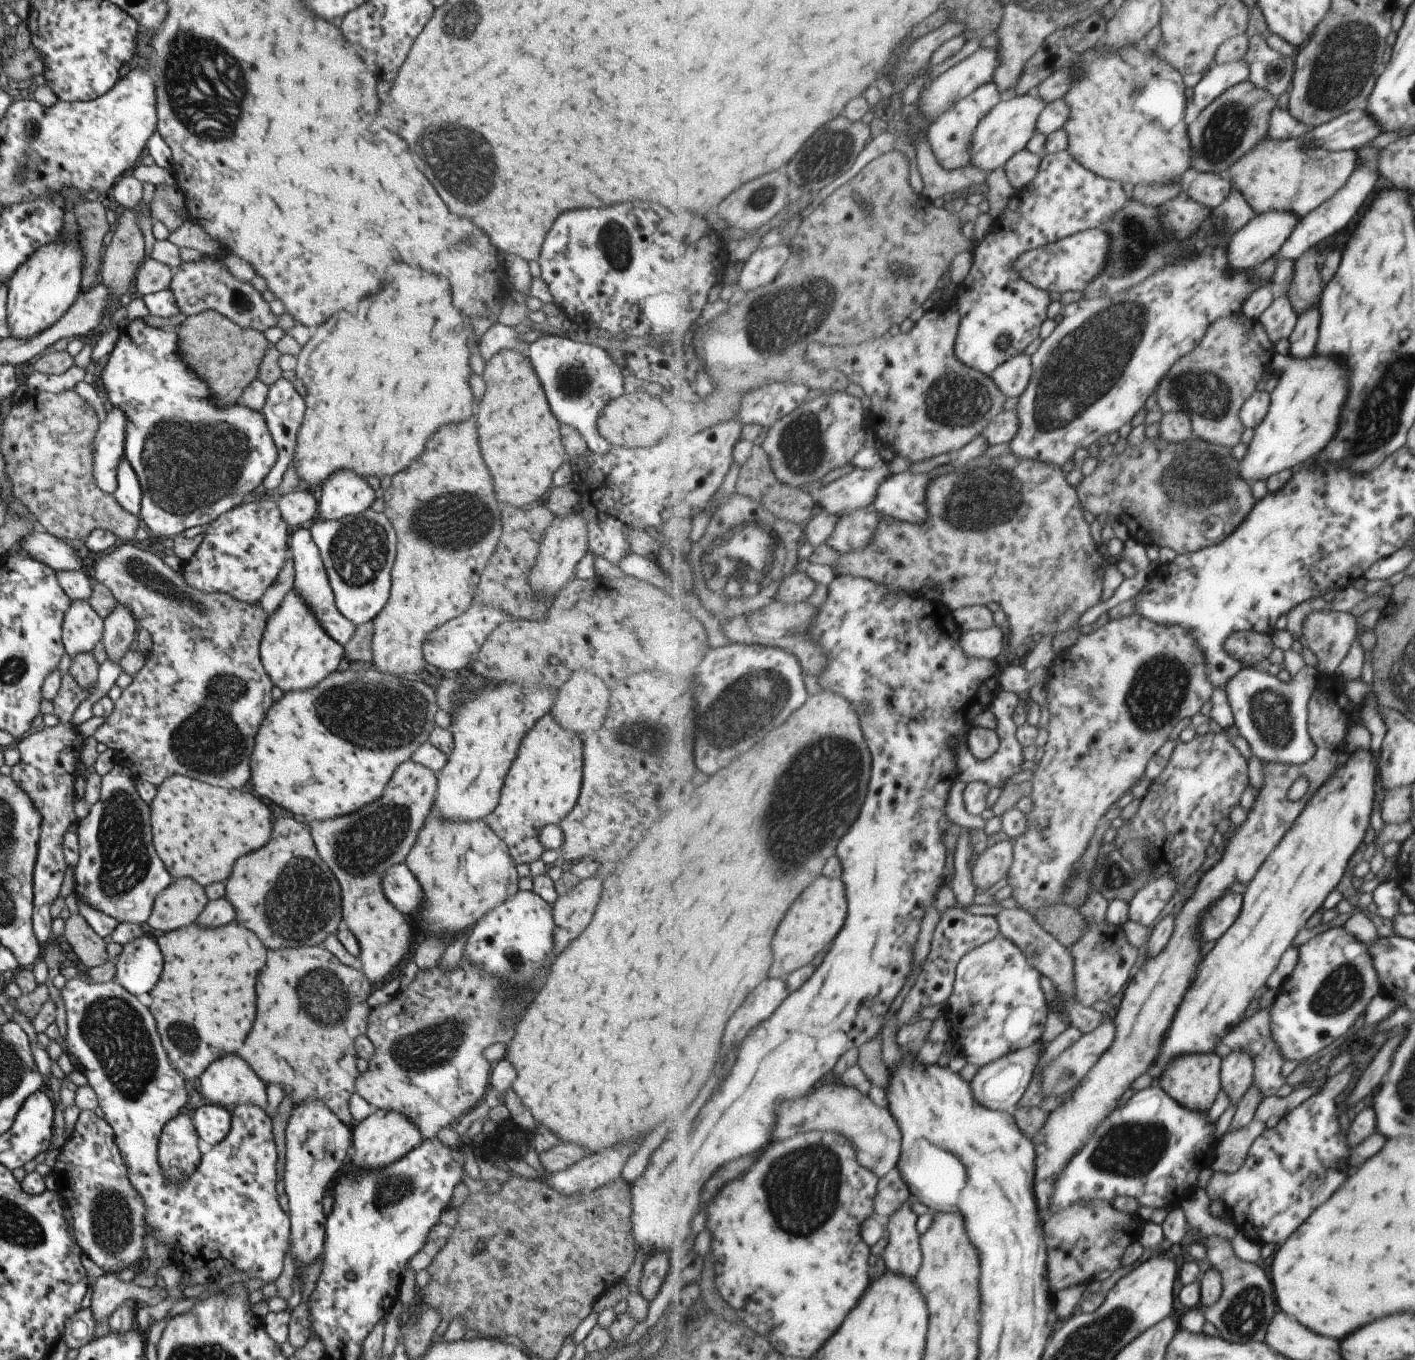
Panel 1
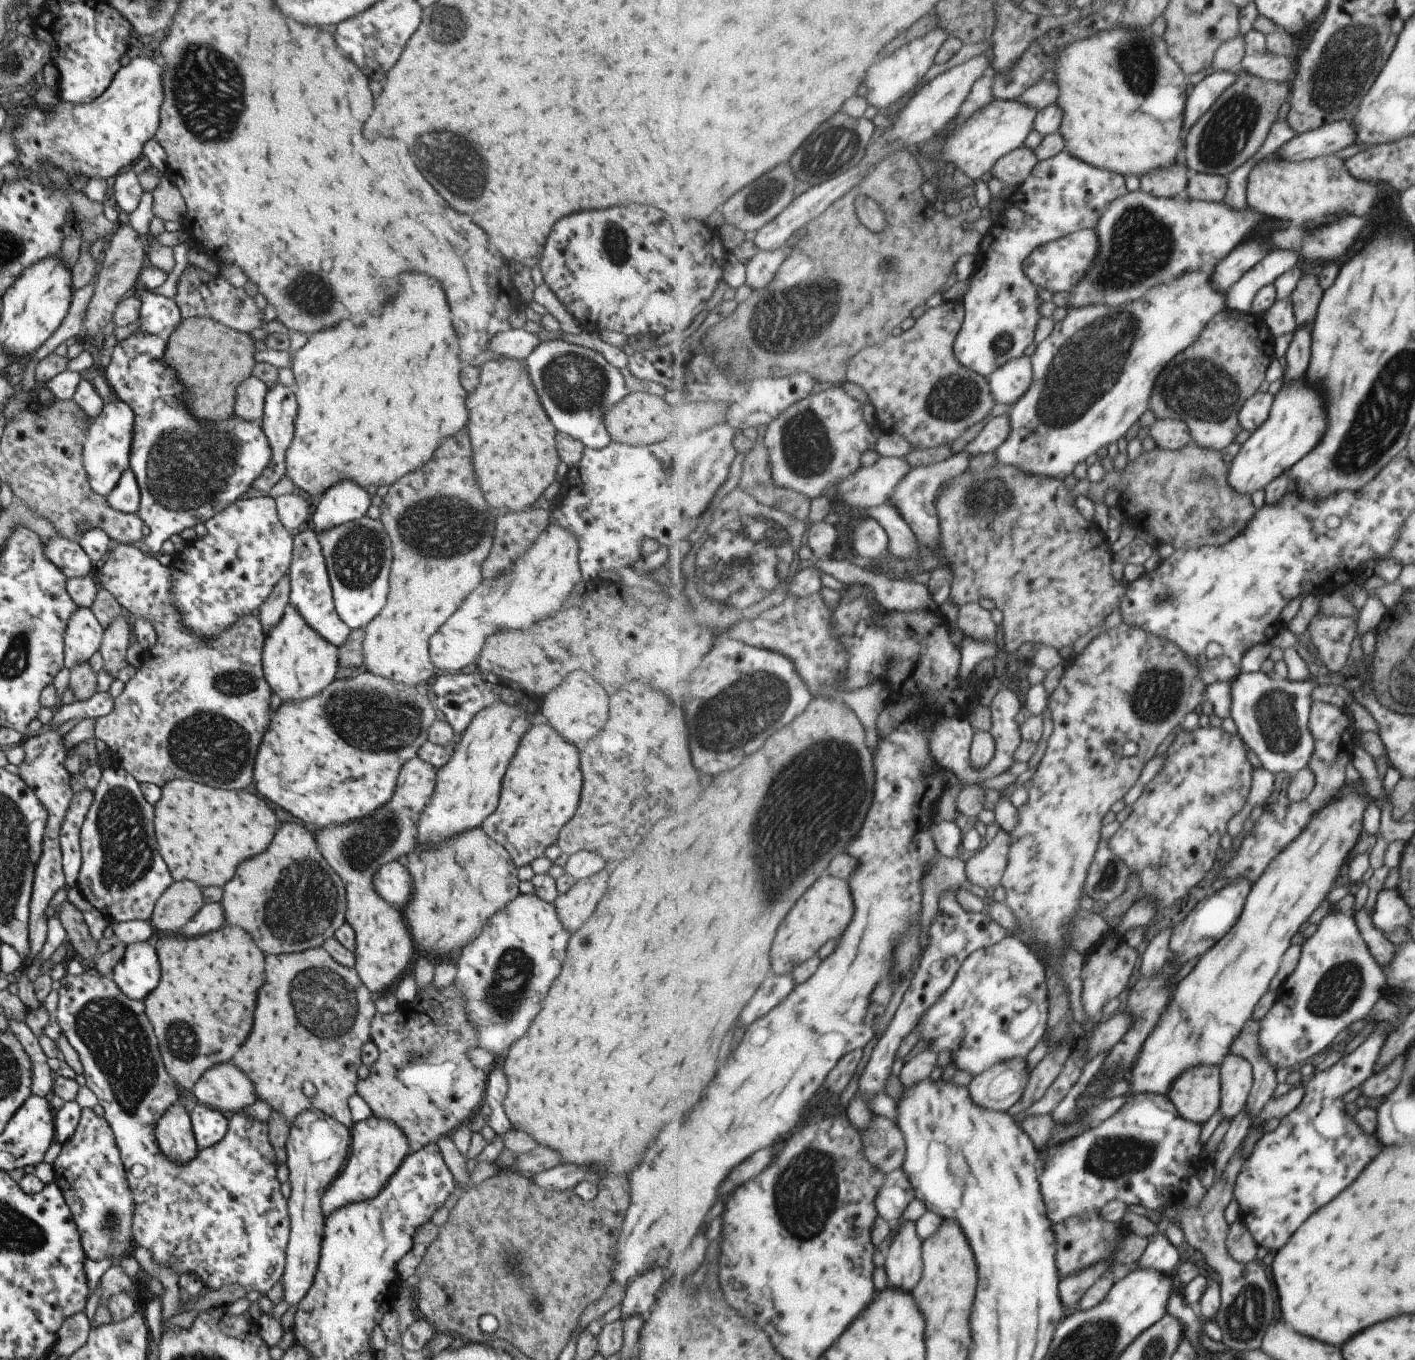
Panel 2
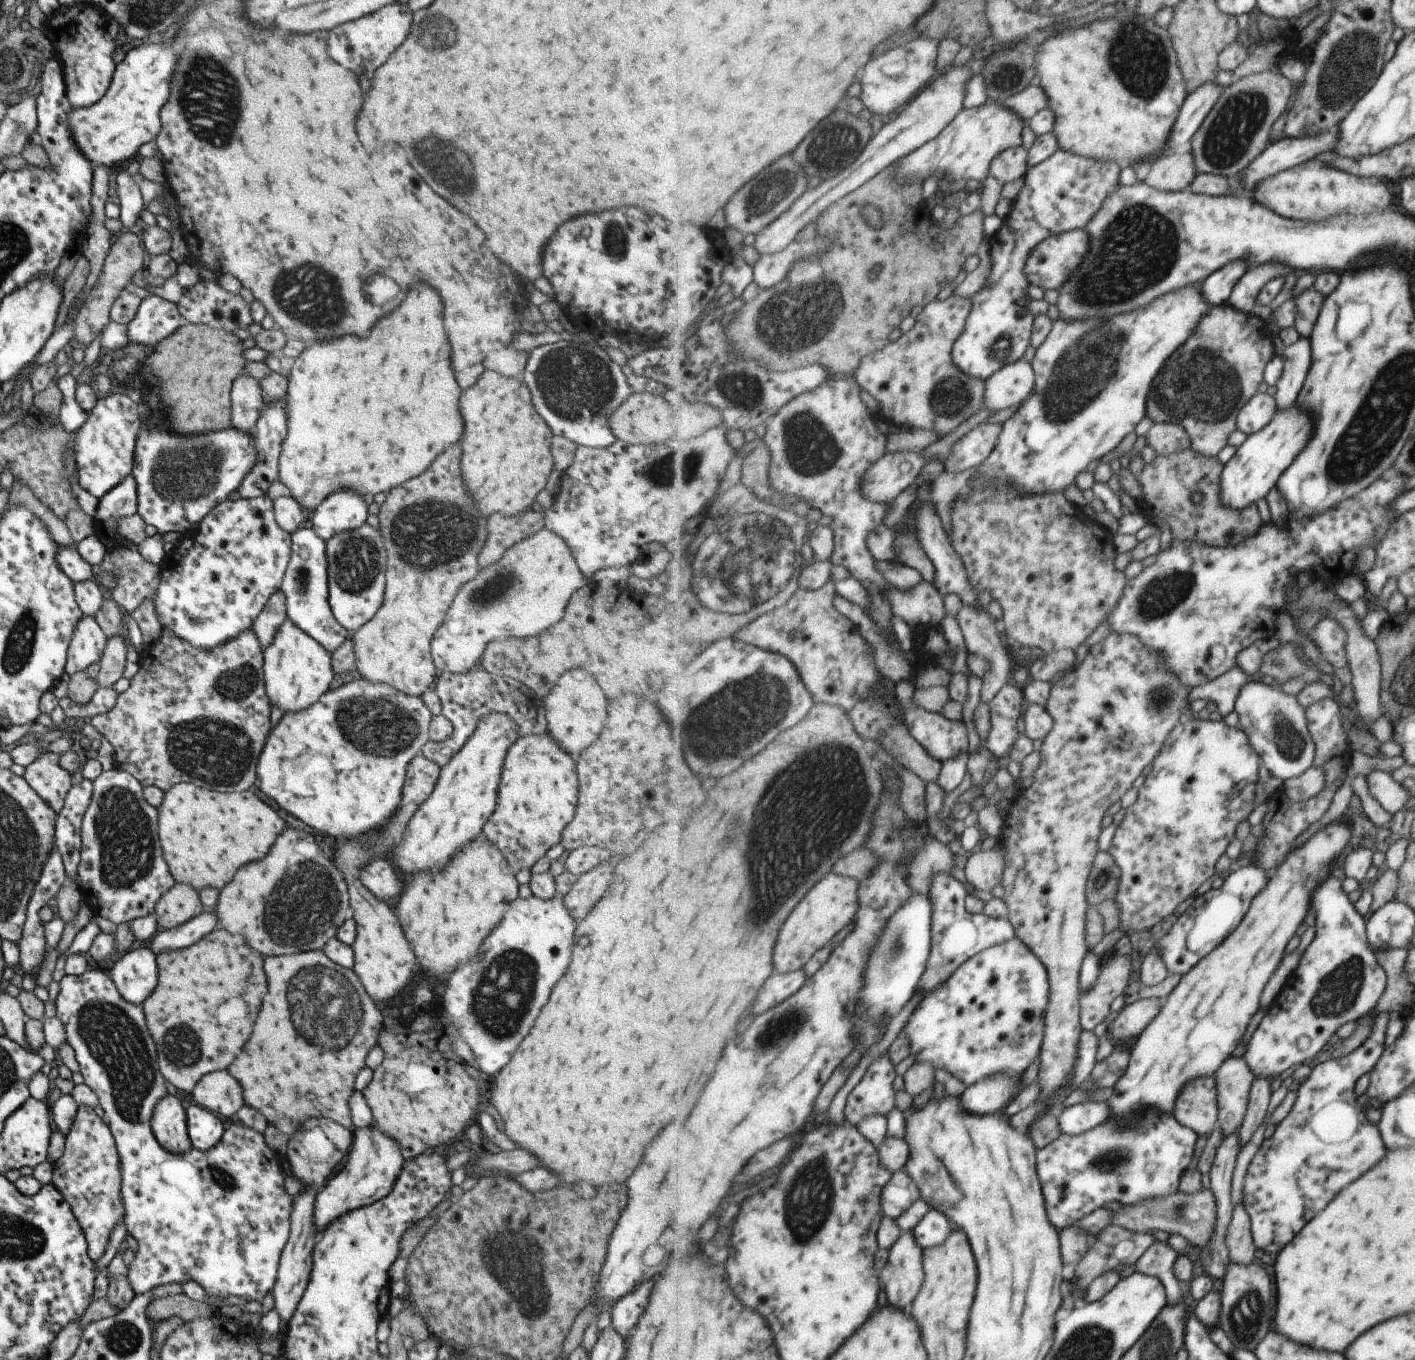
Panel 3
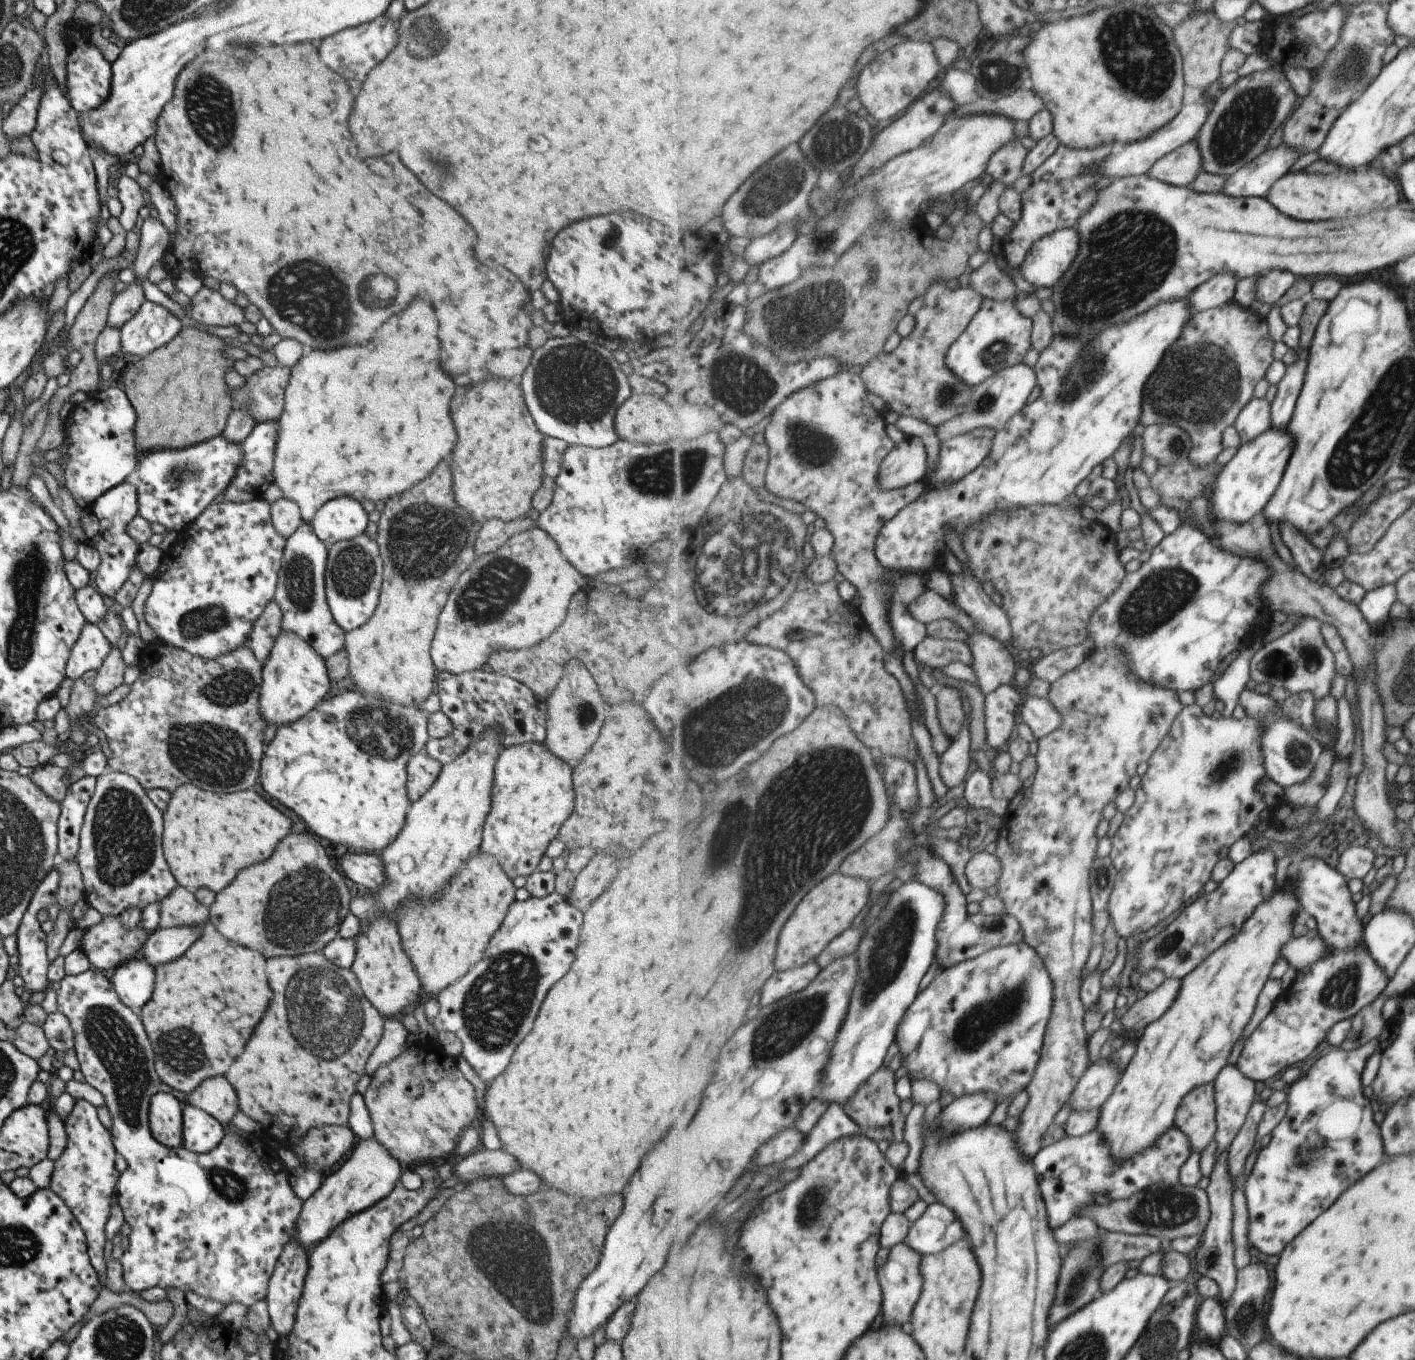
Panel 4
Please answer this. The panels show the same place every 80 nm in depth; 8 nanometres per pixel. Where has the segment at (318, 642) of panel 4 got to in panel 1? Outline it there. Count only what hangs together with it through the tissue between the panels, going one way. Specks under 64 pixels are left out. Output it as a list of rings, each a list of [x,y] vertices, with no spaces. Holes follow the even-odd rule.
[[[301,527],[289,534],[289,536],[288,550],[290,551],[292,567],[294,568],[292,589],[306,602],[314,617],[320,622],[324,632],[337,644],[344,647],[352,637],[355,626],[335,608],[332,590],[326,577],[326,570],[319,556],[318,548],[311,538],[309,527]]]

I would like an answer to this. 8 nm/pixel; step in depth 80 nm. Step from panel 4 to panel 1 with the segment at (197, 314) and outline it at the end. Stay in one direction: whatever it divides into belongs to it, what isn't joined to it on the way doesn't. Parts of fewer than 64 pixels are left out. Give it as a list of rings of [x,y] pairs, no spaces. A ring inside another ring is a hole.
[[[205,255],[197,261],[180,261],[172,271],[168,288],[174,294],[178,309],[187,317],[213,309],[242,327],[265,331],[275,326],[278,317],[269,311],[268,302],[263,300],[261,293],[249,281],[244,282],[231,275],[221,263],[220,256]]]

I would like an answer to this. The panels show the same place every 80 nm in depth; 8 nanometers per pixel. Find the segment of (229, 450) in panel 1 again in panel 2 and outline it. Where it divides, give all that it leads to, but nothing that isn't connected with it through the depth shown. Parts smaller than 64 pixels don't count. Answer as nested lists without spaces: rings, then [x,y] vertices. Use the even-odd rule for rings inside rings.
[[[133,331],[125,338],[122,338],[115,346],[109,351],[110,360],[107,366],[104,367],[105,380],[108,386],[113,390],[117,401],[125,403],[133,411],[133,428],[131,445],[128,448],[128,466],[132,470],[133,476],[136,478],[140,497],[138,500],[138,509],[135,511],[136,515],[143,521],[143,524],[149,528],[150,533],[145,538],[145,546],[151,552],[158,552],[161,543],[167,540],[171,534],[178,534],[183,528],[189,528],[199,523],[204,523],[208,518],[211,518],[215,513],[223,510],[232,502],[235,502],[245,490],[252,486],[252,482],[261,474],[261,471],[268,465],[269,459],[272,457],[272,450],[270,449],[268,440],[262,433],[260,424],[244,421],[237,415],[229,415],[227,418],[220,421],[198,421],[192,412],[183,404],[184,386],[176,379],[176,372],[173,367],[170,367],[164,361],[164,352],[166,341],[159,338],[157,335],[149,333],[142,333],[141,331]]]

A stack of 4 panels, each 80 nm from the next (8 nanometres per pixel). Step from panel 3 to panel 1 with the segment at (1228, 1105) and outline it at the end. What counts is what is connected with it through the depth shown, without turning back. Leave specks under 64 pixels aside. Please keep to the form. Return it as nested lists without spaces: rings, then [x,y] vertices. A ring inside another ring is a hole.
[[[1232,1050],[1222,1059],[1222,1088],[1230,1096],[1231,1103],[1237,1103],[1251,1089],[1255,1081],[1256,1063],[1248,1051]]]

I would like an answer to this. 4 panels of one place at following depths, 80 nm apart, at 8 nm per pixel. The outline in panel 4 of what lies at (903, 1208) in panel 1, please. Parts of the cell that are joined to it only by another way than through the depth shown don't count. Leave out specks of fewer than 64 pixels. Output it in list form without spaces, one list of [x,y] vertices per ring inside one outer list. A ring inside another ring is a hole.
[[[905,1241],[890,1250],[887,1264],[881,1268],[881,1286],[885,1286],[885,1322],[905,1326],[911,1324],[915,1305],[924,1287],[921,1265],[922,1254]]]

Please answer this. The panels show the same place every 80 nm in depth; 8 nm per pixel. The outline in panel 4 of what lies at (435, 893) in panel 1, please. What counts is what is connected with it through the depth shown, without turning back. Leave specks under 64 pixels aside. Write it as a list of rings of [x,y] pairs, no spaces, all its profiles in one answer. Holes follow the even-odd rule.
[[[477,850],[461,864],[461,870],[447,882],[445,890],[441,892],[441,898],[417,906],[417,902],[409,900],[404,902],[405,906],[399,905],[396,908],[396,926],[401,938],[402,947],[409,960],[413,962],[413,968],[417,970],[418,981],[420,982],[421,996],[425,1000],[427,996],[434,997],[449,982],[461,978],[465,970],[469,970],[471,964],[475,964],[479,958],[483,958],[483,950],[489,942],[489,938],[495,934],[501,922],[505,918],[508,906],[514,901],[514,890],[512,880],[505,874],[501,865],[494,856]]]

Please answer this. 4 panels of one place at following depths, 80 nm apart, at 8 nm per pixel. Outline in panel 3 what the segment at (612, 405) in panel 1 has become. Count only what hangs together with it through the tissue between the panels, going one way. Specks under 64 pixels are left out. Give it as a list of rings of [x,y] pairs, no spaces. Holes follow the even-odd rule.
[[[631,393],[608,418],[608,425],[616,439],[635,444],[658,445],[664,443],[671,430],[675,434],[671,436],[701,436],[708,430],[723,426],[723,416],[721,412],[711,404],[694,400],[691,404],[666,404],[663,398],[653,393]],[[683,430],[683,434],[681,434]],[[685,430],[689,430],[685,434]]]

